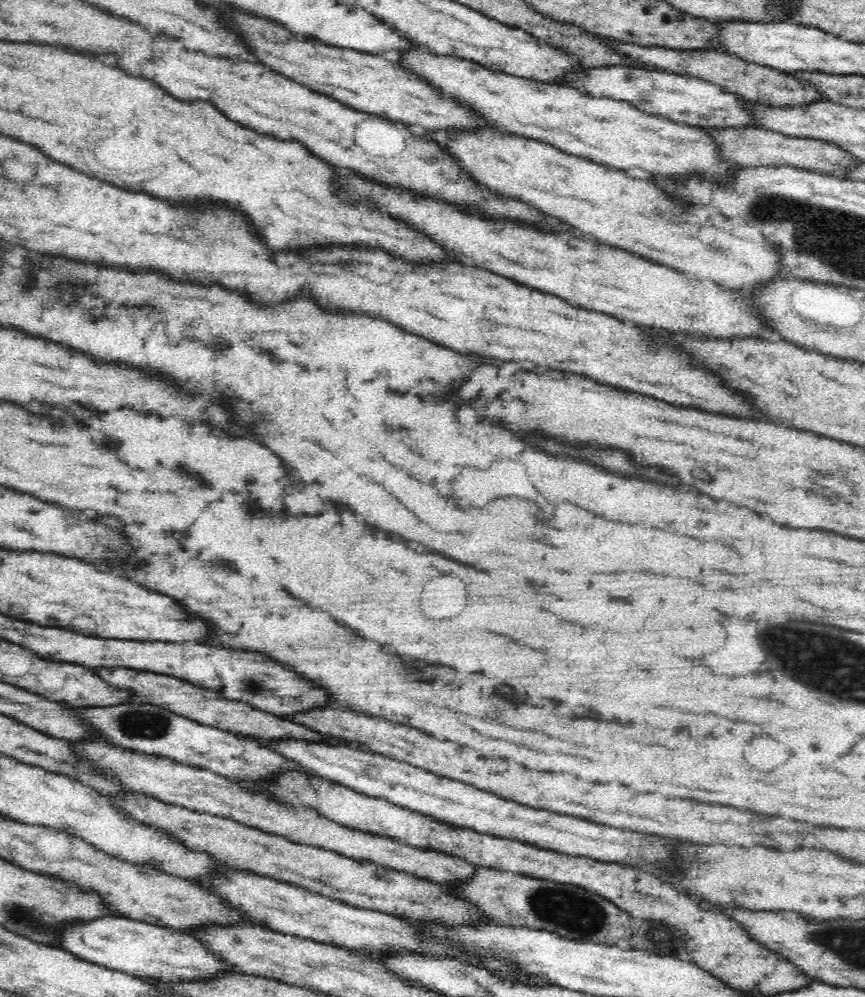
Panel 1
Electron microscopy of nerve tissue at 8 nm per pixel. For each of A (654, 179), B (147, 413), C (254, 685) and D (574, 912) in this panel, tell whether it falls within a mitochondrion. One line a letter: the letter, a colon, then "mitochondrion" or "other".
A: other
B: other
C: mitochondrion
D: mitochondrion

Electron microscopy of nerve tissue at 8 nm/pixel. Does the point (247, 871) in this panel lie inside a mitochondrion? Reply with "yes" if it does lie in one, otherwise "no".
no

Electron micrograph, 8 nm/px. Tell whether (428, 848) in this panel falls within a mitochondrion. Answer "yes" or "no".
no

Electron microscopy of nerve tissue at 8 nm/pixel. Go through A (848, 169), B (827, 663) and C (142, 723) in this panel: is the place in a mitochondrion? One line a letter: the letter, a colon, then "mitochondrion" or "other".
A: other
B: mitochondrion
C: mitochondrion

